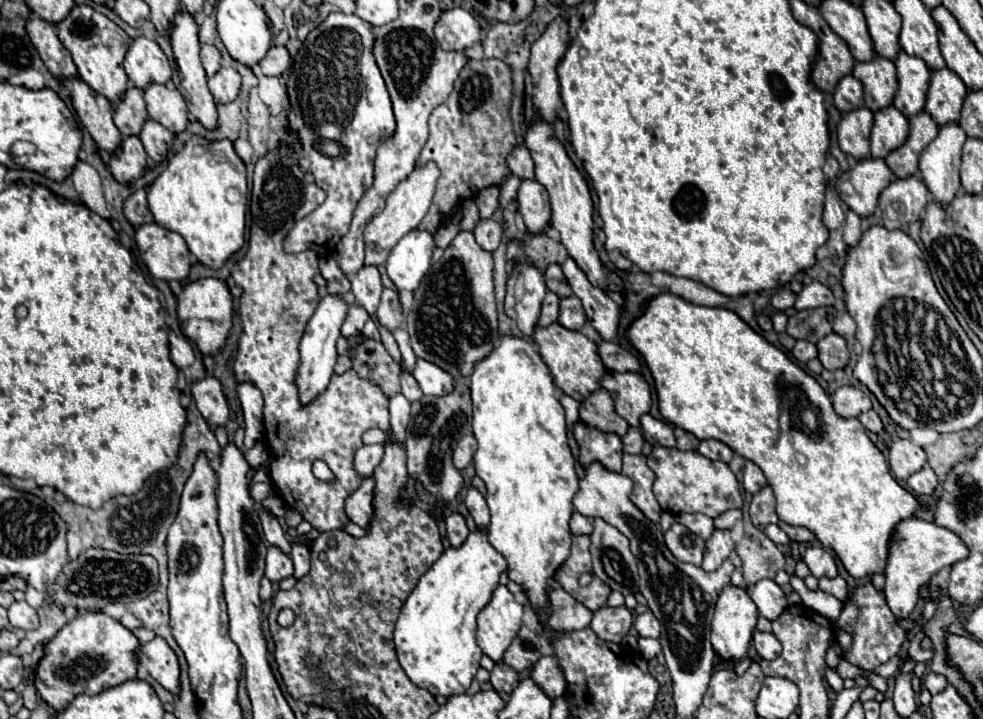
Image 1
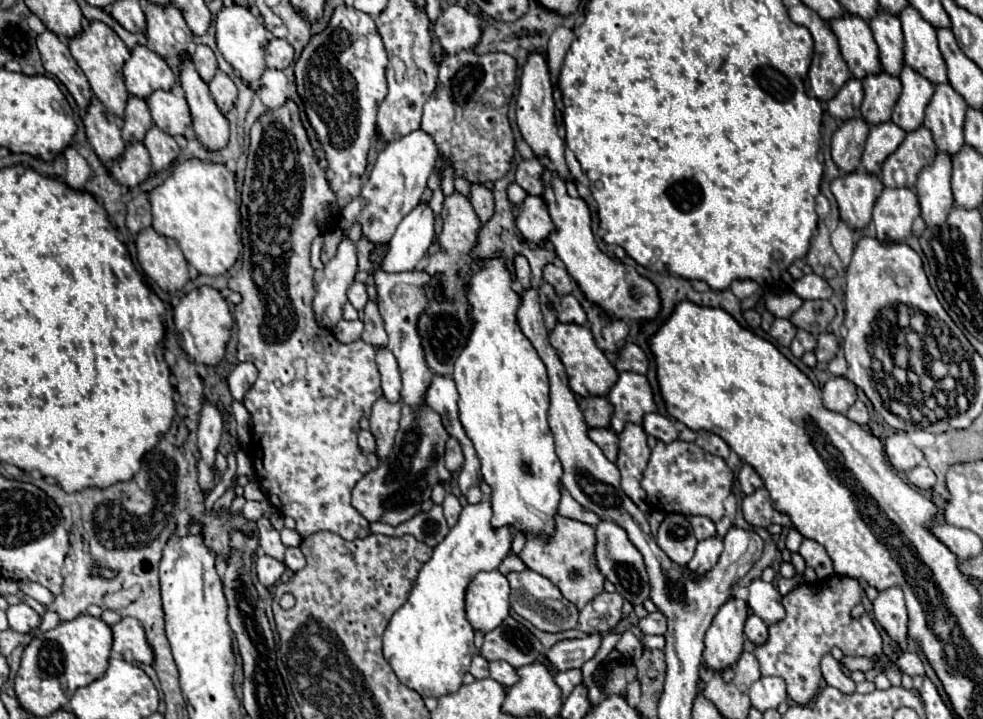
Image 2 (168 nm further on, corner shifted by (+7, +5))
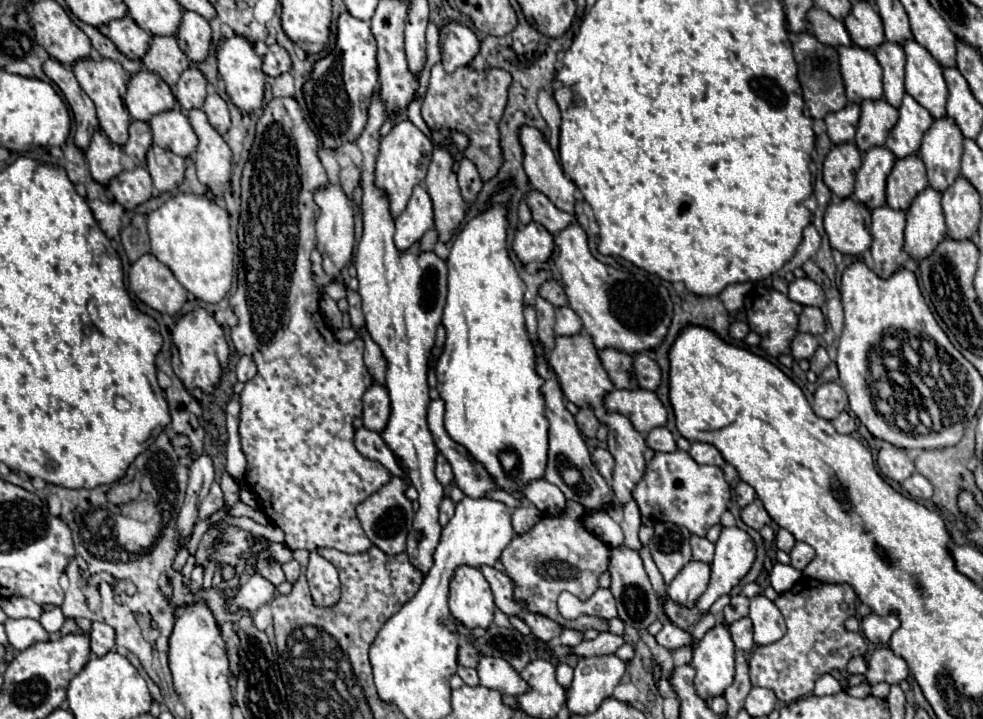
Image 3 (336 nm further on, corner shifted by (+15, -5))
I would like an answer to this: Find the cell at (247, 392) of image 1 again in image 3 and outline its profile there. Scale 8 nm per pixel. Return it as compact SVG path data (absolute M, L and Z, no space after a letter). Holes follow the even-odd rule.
M242 356L238 366L236 366L236 374L238 374L238 380L240 382L248 382L256 376L256 364L252 360L252 356Z

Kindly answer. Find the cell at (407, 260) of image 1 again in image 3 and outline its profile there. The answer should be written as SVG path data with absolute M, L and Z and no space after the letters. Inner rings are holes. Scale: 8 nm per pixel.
M422 184L412 190L406 210L396 218L396 234L394 242L398 250L410 248L418 242L424 232L434 228L434 214L432 214L432 200L430 194Z

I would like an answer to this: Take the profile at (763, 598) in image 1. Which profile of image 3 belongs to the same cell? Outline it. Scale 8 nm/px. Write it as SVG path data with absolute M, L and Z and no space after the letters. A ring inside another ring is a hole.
M758 594L750 600L750 614L748 616L754 624L756 646L774 644L786 632L786 624L784 624L784 618L782 618L780 610L764 594Z

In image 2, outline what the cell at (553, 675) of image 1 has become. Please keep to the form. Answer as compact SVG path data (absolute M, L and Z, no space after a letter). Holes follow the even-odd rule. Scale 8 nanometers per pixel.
M590 634L582 640L562 640L546 650L546 662L552 666L554 672L566 672L572 668L582 668L584 662L594 658L602 636Z

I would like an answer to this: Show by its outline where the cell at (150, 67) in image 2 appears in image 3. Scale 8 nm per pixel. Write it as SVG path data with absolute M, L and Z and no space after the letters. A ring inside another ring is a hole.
M142 70L132 74L128 80L126 108L132 118L148 122L154 114L174 108L174 94L156 74Z

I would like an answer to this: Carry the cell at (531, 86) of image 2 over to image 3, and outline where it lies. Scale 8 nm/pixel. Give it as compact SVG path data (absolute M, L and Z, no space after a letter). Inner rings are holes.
M524 126L520 130L520 142L524 148L524 170L530 178L532 188L548 196L552 204L556 204L556 208L562 212L574 214L576 186L564 176L544 136L536 128Z

